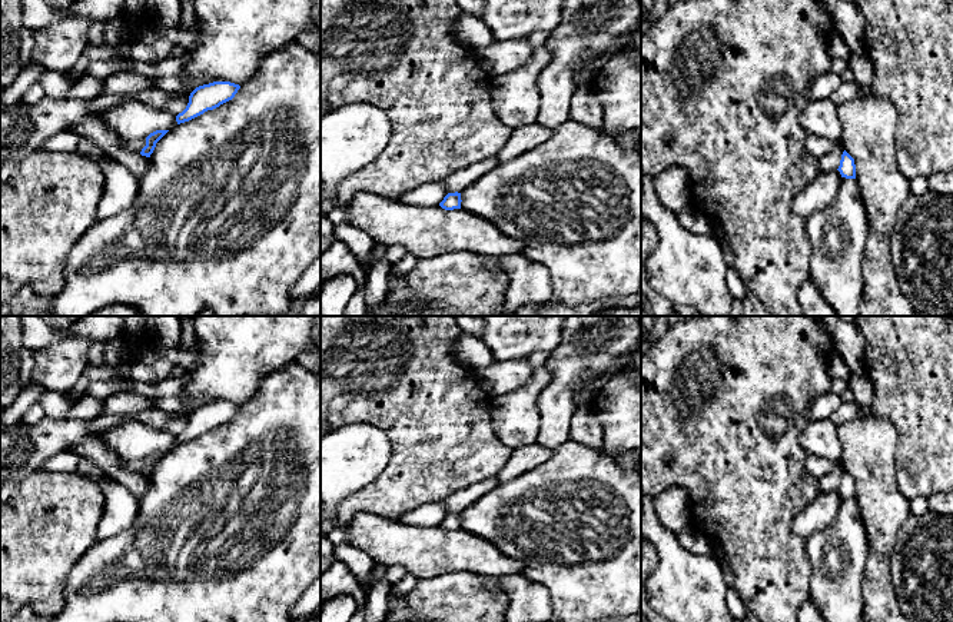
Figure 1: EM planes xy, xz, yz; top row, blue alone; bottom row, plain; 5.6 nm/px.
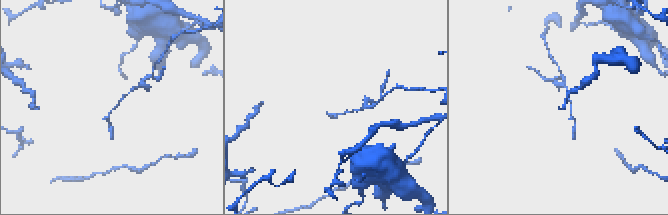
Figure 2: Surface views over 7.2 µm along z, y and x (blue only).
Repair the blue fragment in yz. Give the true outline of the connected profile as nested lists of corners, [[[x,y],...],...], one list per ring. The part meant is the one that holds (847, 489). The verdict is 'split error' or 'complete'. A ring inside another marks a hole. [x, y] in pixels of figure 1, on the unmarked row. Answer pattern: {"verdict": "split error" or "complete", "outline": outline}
{"verdict": "complete", "outline": [[[844,470],[841,475],[840,486],[837,489],[841,498],[856,499],[854,479]]]}

